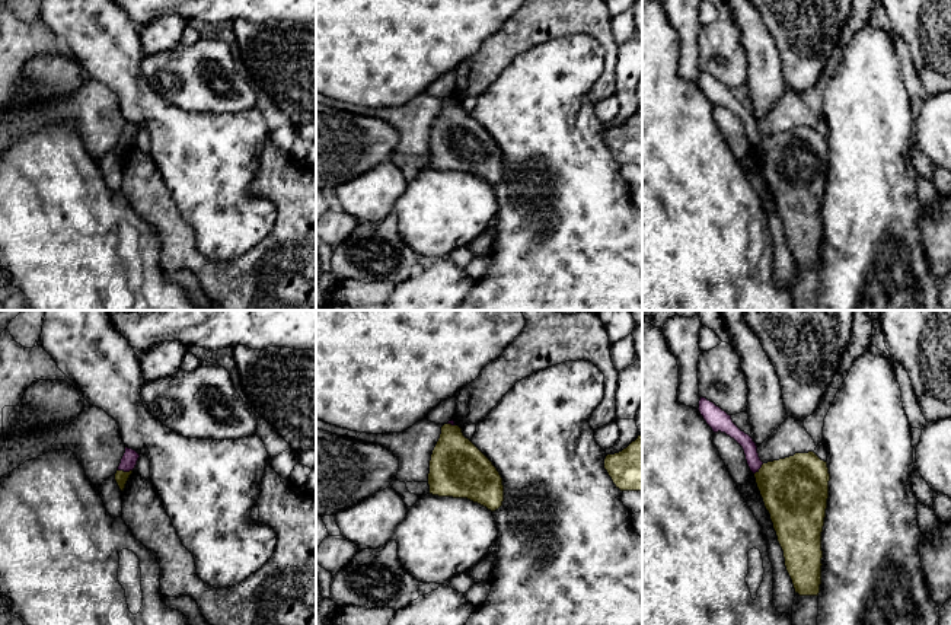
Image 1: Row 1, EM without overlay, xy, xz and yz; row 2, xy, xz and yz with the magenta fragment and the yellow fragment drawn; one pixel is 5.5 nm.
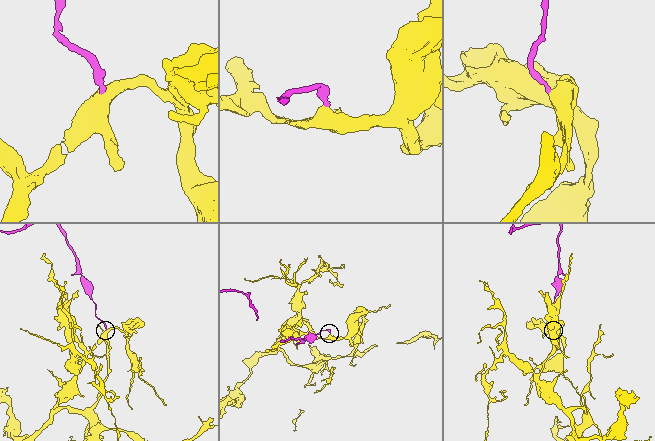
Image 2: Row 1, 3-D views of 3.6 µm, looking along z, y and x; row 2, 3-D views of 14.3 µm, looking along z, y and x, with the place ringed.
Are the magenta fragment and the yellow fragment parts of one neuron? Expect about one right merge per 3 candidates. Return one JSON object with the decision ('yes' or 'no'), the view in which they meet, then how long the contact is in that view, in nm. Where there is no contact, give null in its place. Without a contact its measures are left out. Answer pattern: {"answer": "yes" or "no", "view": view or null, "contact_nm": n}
{"answer": "no", "view": "xy", "contact_nm": 80}

